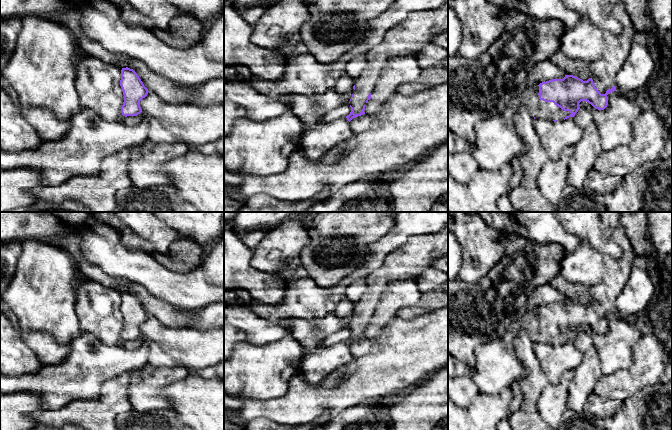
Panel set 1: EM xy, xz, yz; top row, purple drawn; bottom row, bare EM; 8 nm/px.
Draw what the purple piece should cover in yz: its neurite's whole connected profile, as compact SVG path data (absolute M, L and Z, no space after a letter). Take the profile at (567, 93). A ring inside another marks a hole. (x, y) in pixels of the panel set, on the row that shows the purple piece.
M565 75L563 79L552 79L535 86L515 87L512 90L511 100L514 111L518 108L528 108L522 95L525 88L539 95L539 106L531 111L534 119L541 118L554 122L574 117L580 109L581 101L588 102L595 109L604 110L608 105L607 95L616 91L616 87L613 86L605 94L601 94L592 78L583 81L576 76Z

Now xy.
M128 67L122 68L120 86L124 95L124 102L121 107L123 116L137 116L142 112L140 101L148 94L148 89L137 73Z

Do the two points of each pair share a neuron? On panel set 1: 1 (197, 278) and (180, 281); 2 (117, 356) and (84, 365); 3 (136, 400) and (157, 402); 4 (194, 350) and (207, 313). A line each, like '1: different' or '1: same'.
1: same
2: same
3: same
4: different

